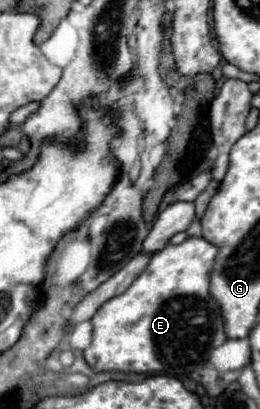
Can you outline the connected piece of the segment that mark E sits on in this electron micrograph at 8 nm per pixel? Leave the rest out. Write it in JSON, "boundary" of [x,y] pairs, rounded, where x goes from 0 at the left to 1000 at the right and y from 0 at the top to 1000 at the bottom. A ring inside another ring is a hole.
{"boundary":[[[719,579],[688,599],[642,599],[596,619],[558,663],[473,711],[419,731],[358,770],[358,834],[319,858],[327,888],[373,907],[481,907],[481,912],[635,912],[665,922],[719,922],[735,907],[796,888],[804,863],[842,848],[873,824],[858,814],[858,785],[842,751],[804,721],[804,672],[827,638],[827,599],[781,579]]]}

